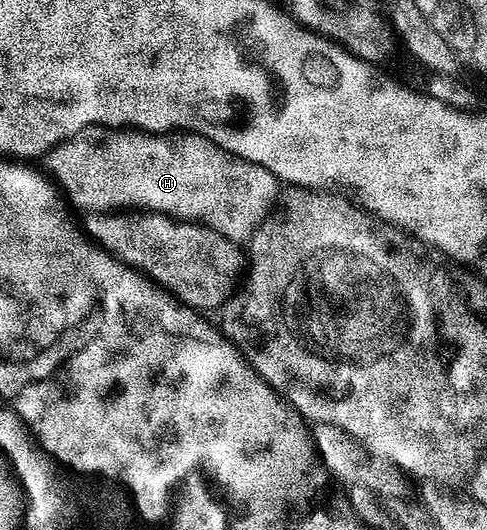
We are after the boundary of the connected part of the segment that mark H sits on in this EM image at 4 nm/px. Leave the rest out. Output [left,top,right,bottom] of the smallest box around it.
[46,125,278,243]

